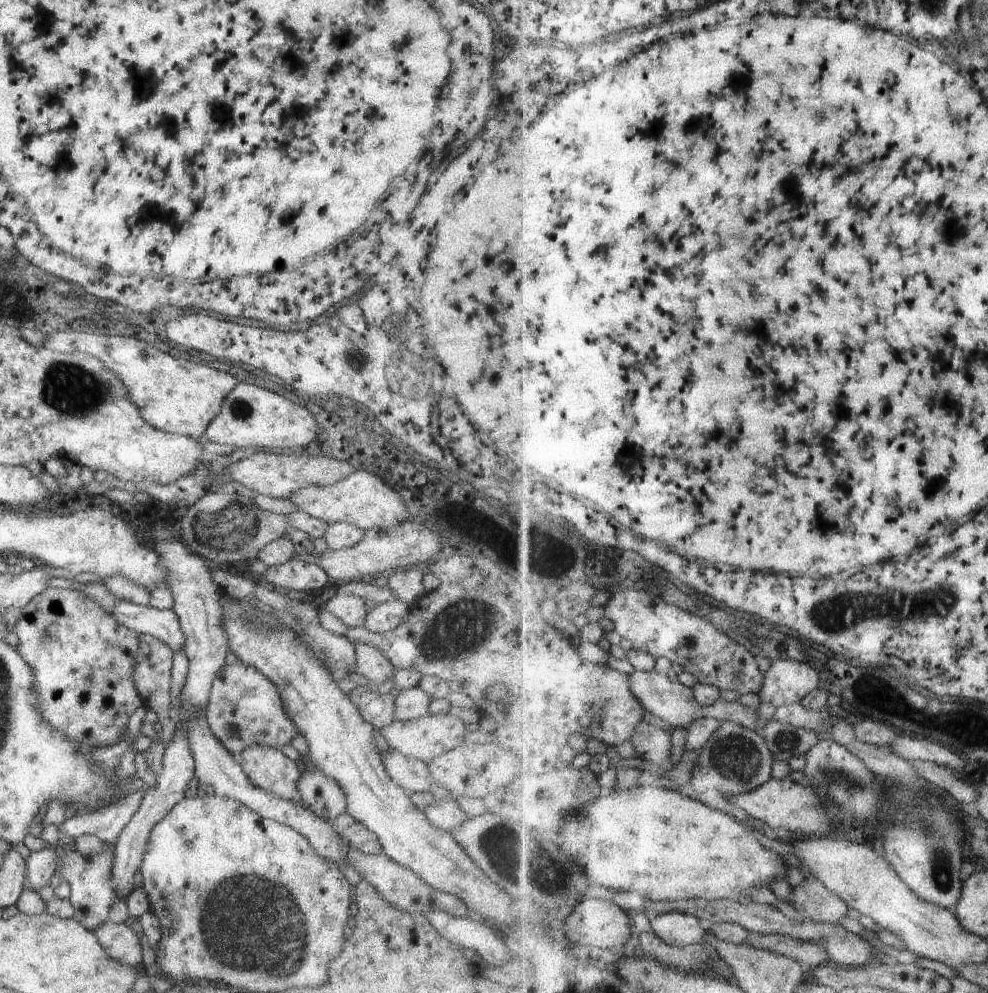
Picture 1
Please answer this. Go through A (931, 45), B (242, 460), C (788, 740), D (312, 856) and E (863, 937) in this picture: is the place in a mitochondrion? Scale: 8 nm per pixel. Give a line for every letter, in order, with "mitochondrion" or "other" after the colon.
A: other
B: other
C: mitochondrion
D: other
E: other

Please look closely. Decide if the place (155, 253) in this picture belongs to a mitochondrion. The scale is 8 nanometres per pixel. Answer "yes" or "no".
no

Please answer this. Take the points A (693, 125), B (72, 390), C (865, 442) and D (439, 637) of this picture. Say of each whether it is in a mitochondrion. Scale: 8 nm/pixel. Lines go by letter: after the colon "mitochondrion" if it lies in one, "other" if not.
A: other
B: mitochondrion
C: other
D: mitochondrion

